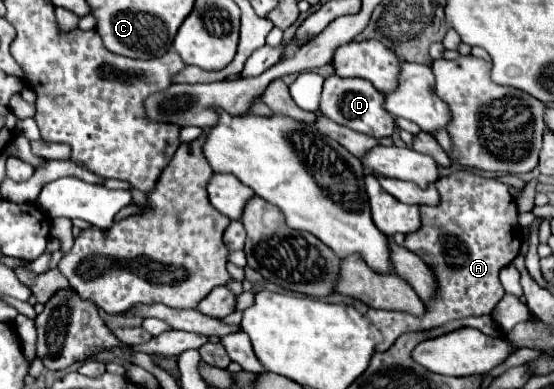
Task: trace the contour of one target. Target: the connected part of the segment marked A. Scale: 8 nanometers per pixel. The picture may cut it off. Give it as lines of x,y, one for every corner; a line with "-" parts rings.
459,169
441,177
435,185
441,193
441,203
437,207
421,207
421,227
405,237
405,247
433,267
439,281
439,293
425,303
425,317
369,309
365,313
367,321
371,321
383,335
383,341
375,347
377,351
387,351
403,333
435,329
449,321
491,313
505,295
499,281
499,269
507,267
517,257
523,243
517,221
517,203
509,193
509,187
469,169

